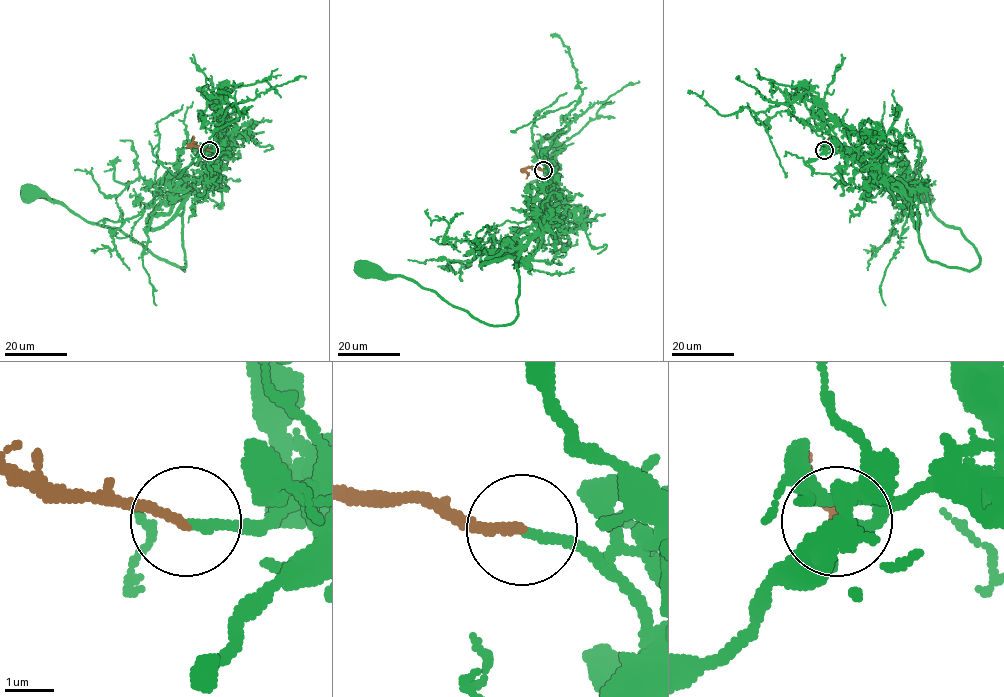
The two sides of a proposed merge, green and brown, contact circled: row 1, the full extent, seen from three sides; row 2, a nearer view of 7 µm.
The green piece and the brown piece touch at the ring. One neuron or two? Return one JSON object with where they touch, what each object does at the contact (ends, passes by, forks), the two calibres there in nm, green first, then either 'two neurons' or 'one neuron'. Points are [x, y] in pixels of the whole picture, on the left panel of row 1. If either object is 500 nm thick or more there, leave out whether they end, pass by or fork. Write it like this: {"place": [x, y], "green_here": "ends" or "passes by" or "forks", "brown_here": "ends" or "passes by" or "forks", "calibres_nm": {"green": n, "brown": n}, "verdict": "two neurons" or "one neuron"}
{"place": [209, 150], "green_here": "ends", "brown_here": "ends", "calibres_nm": {"green": 200, "brown": 200}, "verdict": "one neuron"}

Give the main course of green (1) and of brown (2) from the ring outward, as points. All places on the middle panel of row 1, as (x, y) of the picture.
1: (543, 170), (552, 180), (545, 224), (518, 256), (509, 324), (484, 324), (406, 278), (363, 269)
2: (543, 170), (525, 169), (526, 178)

